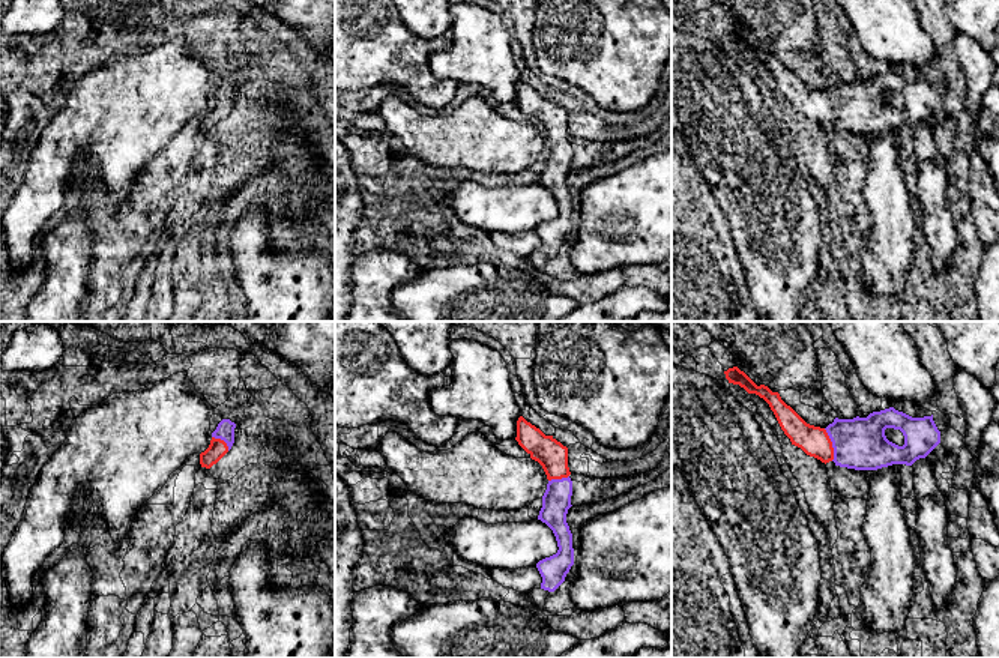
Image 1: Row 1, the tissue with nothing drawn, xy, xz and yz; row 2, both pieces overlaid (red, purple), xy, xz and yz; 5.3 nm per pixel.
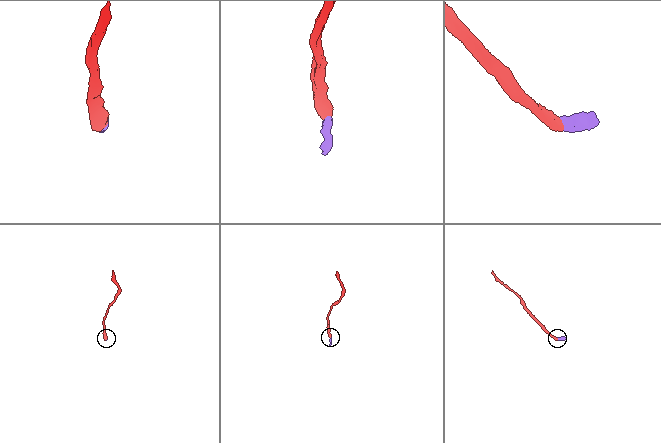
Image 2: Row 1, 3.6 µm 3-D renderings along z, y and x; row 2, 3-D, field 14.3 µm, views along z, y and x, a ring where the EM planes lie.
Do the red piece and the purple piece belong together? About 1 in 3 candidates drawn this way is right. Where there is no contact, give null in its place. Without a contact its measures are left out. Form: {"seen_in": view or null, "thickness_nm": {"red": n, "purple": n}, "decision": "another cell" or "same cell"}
{"seen_in": "yz", "thickness_nm": {"red": 160, "purple": 280}, "decision": "same cell"}

